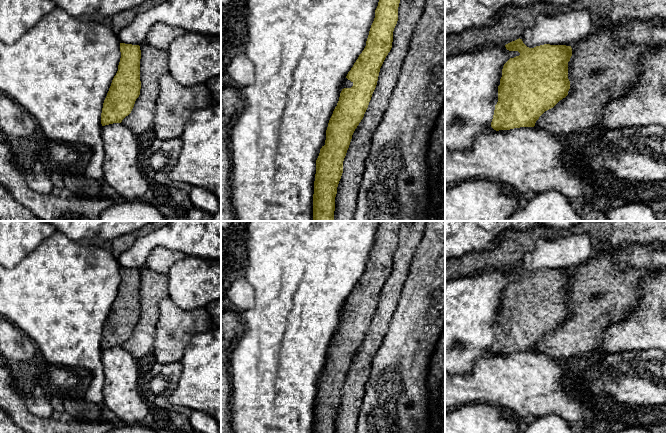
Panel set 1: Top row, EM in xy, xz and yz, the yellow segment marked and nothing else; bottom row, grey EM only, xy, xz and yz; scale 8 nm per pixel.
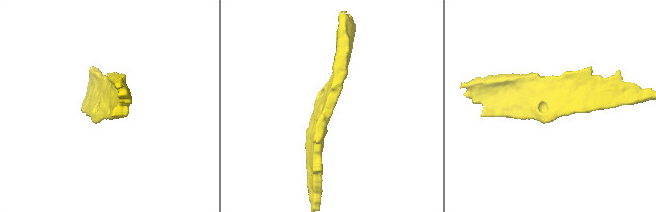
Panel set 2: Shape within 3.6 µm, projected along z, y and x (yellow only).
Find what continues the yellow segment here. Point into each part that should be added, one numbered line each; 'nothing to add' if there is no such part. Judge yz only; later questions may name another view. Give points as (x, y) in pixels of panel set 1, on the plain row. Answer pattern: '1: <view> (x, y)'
nothing to add

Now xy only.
nothing to add

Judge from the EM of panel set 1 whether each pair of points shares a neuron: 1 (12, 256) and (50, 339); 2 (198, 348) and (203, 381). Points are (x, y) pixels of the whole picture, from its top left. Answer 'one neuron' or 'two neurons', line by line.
1: two neurons
2: one neuron

